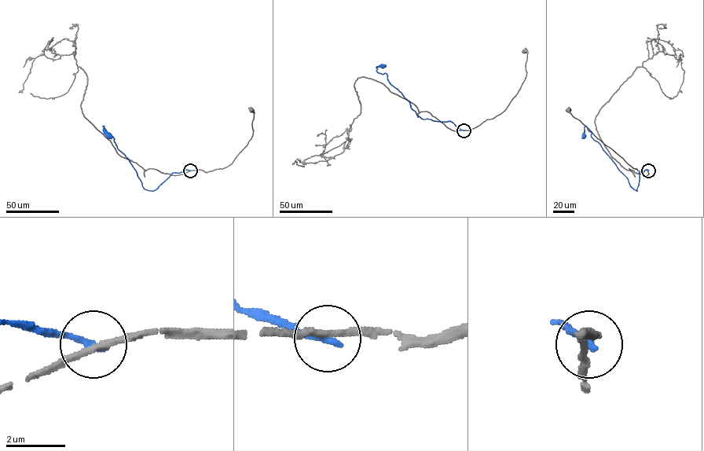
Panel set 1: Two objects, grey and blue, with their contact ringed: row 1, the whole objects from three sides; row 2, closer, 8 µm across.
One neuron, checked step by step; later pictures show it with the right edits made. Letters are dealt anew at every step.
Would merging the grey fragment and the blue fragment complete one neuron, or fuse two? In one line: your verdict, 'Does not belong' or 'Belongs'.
Does not belong

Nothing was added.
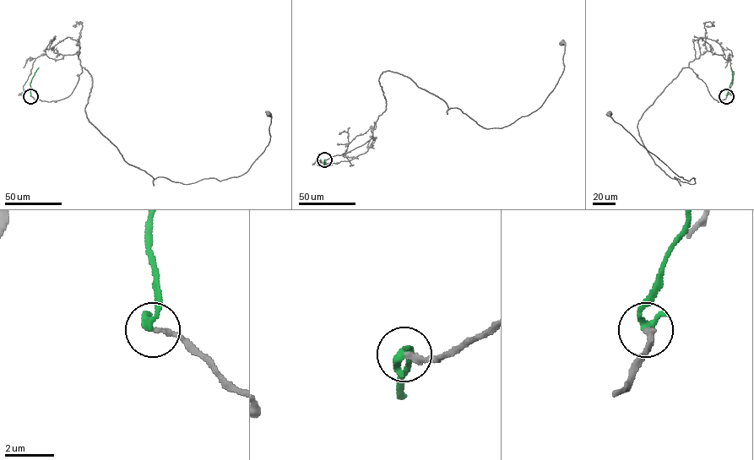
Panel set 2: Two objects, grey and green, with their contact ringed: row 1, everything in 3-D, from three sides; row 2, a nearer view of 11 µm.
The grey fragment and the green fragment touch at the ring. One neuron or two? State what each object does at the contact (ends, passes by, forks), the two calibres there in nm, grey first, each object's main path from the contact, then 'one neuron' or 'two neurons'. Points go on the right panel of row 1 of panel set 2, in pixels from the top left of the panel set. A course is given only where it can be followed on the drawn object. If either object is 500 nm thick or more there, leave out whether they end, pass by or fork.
grey ends; green ends; calibres 200 and 320 nm; course grey (726, 96), (716, 100), (682, 67), (638, 121), (655, 164), (694, 184), (610, 113); course green (726, 96), (732, 78), (731, 67); one neuron

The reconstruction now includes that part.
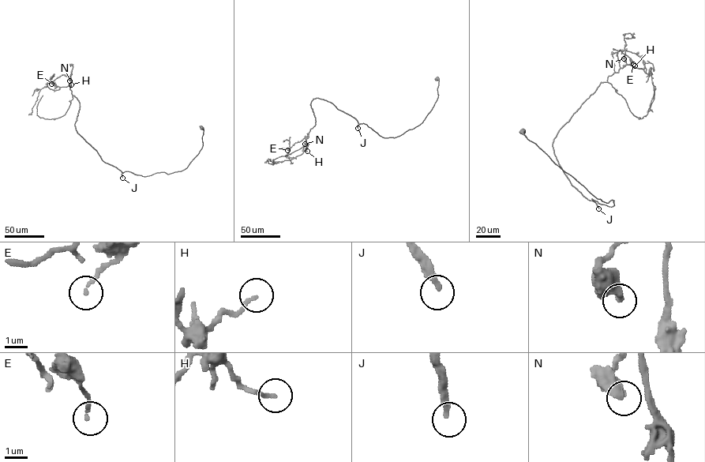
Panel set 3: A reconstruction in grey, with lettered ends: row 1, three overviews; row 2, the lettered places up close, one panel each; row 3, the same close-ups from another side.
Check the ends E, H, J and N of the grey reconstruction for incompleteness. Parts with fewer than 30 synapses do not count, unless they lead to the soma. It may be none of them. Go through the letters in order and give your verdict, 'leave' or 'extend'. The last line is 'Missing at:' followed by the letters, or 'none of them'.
E: leave
H: leave
J: extend
N: leave
Missing at: J

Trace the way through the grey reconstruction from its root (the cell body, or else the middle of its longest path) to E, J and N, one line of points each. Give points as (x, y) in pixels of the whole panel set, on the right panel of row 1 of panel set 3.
E: (523, 130), (613, 206), (588, 200), (571, 185), (553, 142), (614, 72), (613, 54), (620, 50), (633, 64)
J: (523, 130), (529, 140), (596, 198), (606, 203), (613, 200), (614, 205), (608, 206), (592, 198), (598, 208)
N: (523, 130), (613, 206), (588, 200), (571, 185), (553, 142), (624, 58)

